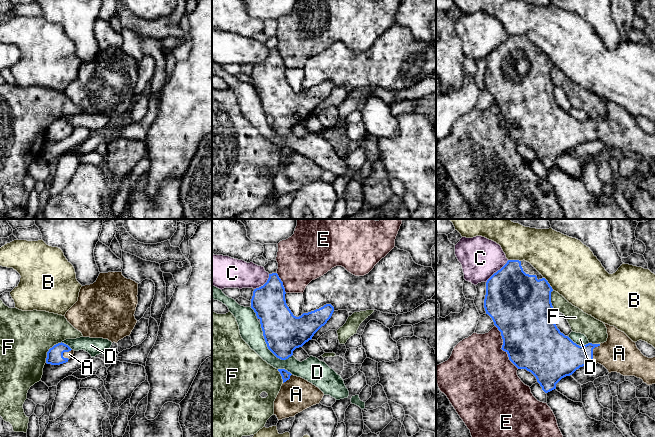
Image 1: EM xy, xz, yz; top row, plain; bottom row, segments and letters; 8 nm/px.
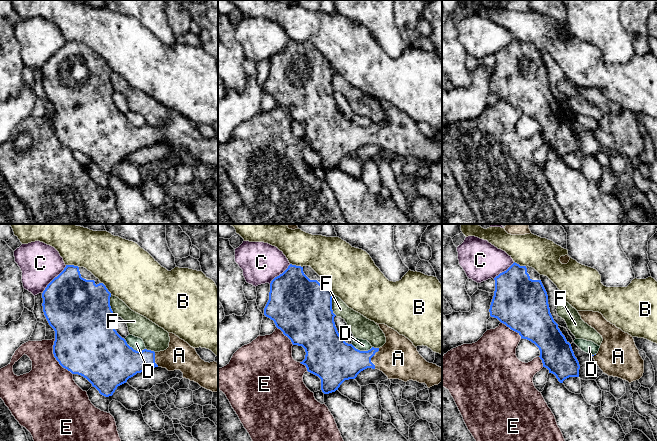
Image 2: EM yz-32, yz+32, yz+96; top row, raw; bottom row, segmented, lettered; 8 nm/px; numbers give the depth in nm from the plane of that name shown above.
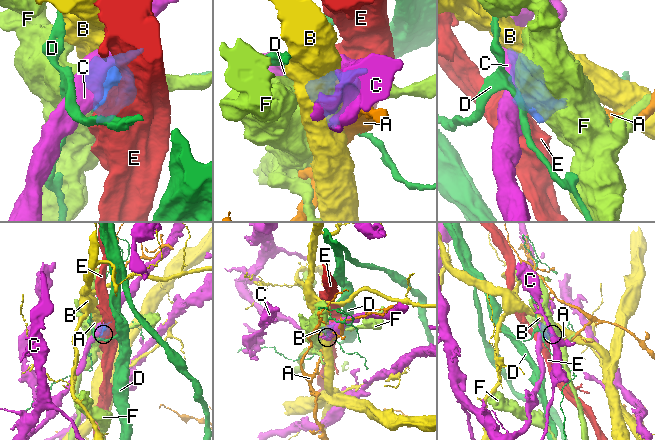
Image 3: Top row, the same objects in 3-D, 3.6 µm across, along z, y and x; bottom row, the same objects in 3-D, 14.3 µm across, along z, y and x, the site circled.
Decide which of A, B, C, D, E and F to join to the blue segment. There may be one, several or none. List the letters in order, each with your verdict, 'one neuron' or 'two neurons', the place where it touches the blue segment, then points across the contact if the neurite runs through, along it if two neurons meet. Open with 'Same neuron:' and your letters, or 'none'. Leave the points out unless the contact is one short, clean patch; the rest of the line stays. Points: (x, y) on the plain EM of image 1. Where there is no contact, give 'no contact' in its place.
Same neuron: A
A: one neuron | yz (592, 129) | across yz (561, 132), (580, 132), (592, 129), (619, 129)
B: two neurons | yz (548, 59)
C: two neurons | yz (497, 47)
D: two neurons | xz (267, 122)
E: two neurons | yz (502, 123)
F: two neurons | xy (49, 126)

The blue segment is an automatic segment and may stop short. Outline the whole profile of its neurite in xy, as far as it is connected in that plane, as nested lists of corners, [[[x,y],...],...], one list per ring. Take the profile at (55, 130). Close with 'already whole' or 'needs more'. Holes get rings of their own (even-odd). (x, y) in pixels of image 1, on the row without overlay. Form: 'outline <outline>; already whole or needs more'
outline [[[58,119],[47,128],[46,139],[51,141],[60,141],[68,138],[73,132],[74,126],[64,119]]]; needs more

